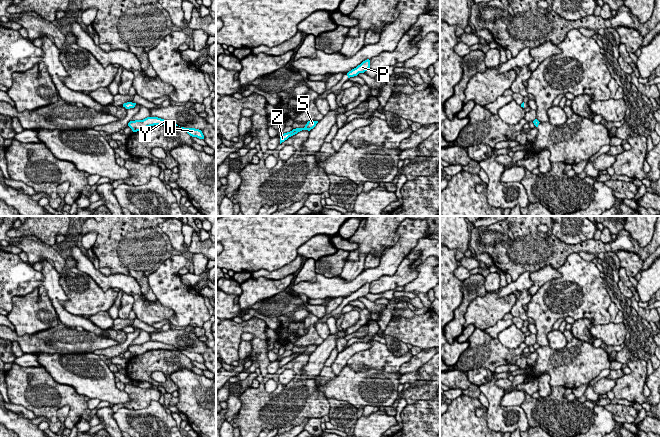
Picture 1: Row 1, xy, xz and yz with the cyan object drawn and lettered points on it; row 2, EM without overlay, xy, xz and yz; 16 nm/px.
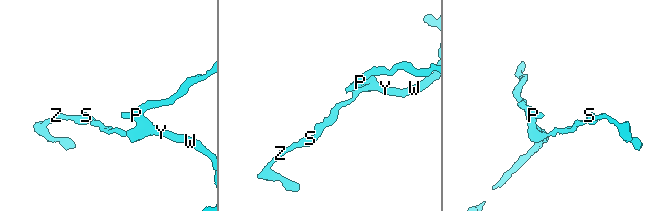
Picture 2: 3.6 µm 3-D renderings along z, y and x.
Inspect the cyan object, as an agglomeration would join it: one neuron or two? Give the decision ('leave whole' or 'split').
leave whole

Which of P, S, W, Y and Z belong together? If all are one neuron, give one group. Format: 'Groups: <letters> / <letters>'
Groups: P S W Y Z

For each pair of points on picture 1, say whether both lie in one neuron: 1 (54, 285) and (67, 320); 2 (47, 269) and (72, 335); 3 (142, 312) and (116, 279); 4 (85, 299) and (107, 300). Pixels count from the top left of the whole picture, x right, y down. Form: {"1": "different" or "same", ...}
{"1": "same", "2": "different", "3": "different", "4": "same"}

